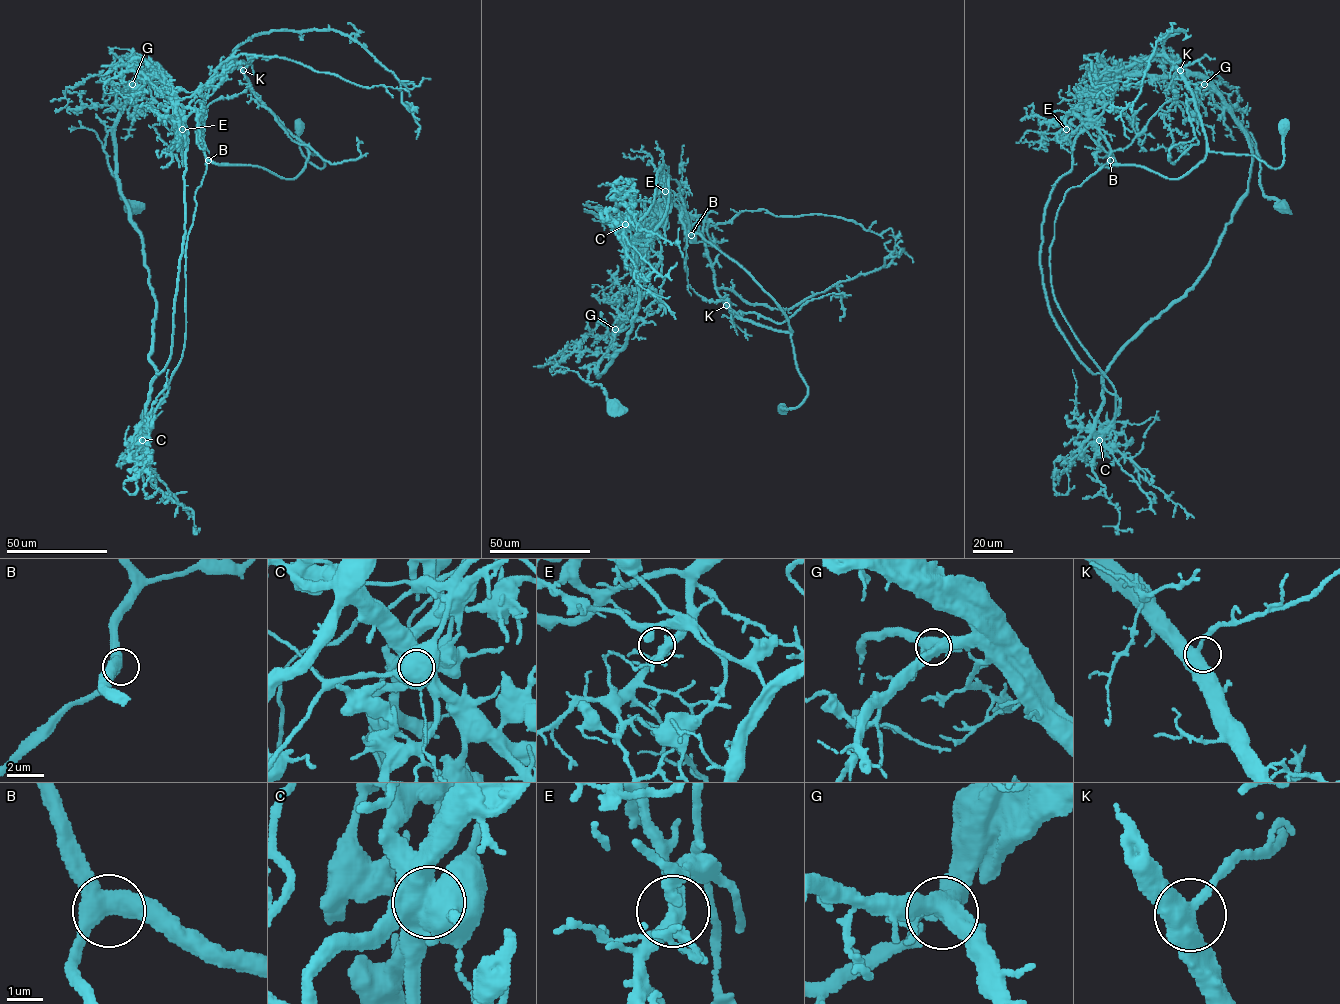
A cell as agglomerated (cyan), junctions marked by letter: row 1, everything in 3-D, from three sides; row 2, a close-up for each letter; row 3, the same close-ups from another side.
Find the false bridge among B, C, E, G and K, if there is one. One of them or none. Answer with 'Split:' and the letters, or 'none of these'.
Split: C

